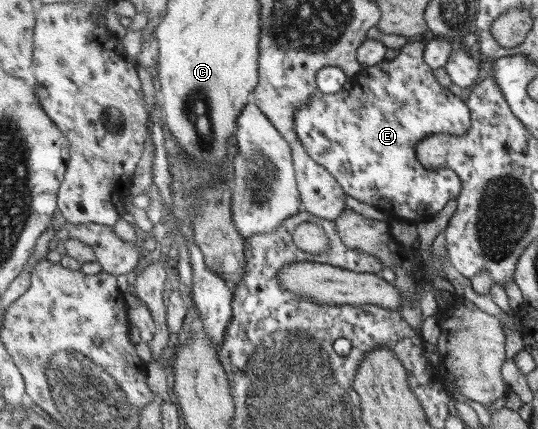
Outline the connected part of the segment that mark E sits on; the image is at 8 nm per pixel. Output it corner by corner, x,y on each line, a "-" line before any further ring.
420,39
408,42
402,47
402,52
400,52
396,58
385,59
371,67
363,66
357,74
358,80
356,85
354,85
350,91
326,94
325,92
318,90
318,92
314,93
314,97
310,97
310,102
309,104
306,104
305,108
298,109
297,114
298,138
300,138
305,144
305,148
309,151
310,156
312,156
318,164
326,167
328,171
338,179
338,183
342,186
342,189
347,193
347,195
355,198
359,202
382,210
387,213
390,218
415,223
420,221
426,222
437,216
440,210
448,204
448,200
458,200
464,186
457,174
457,171
454,169
448,167
429,169
422,165
422,161
418,159
417,146
420,145
425,138
432,136
432,134
454,134
458,136
466,136
473,125
473,117
468,103
464,102
462,98
456,96
454,92
450,92
448,87
442,86
442,84
436,80
434,69
425,61
425,50
426,43
424,43
424,41
422,42

